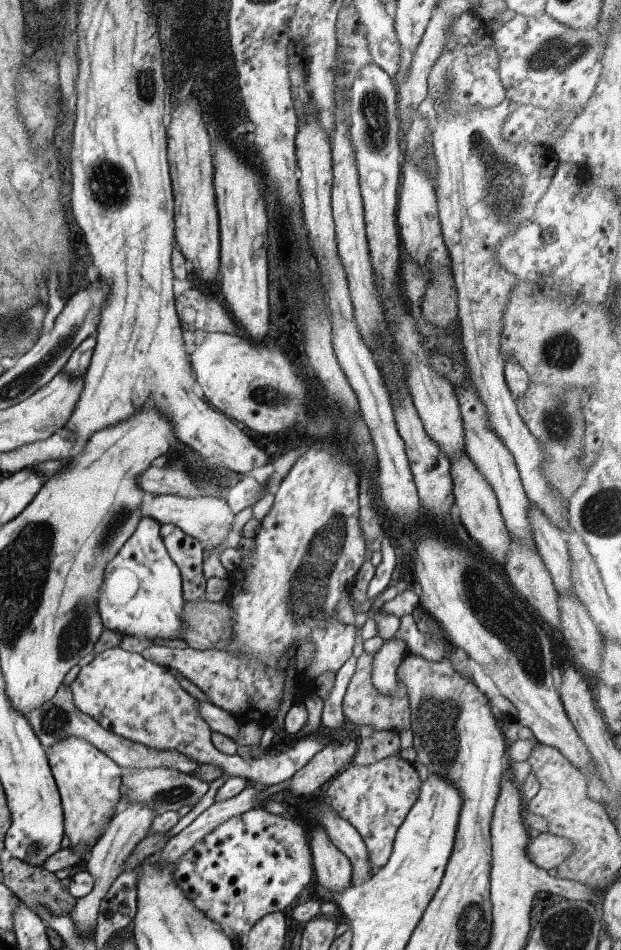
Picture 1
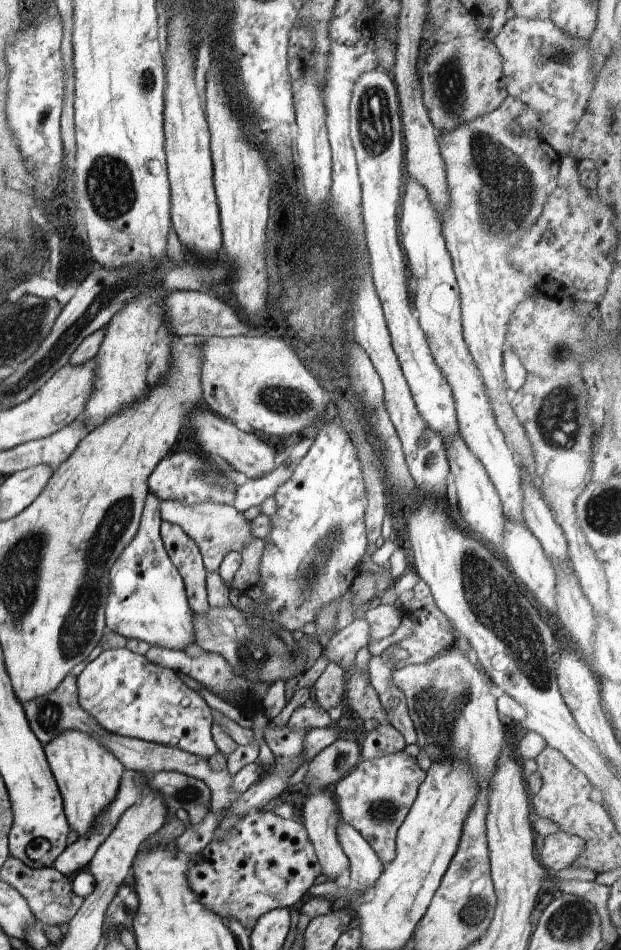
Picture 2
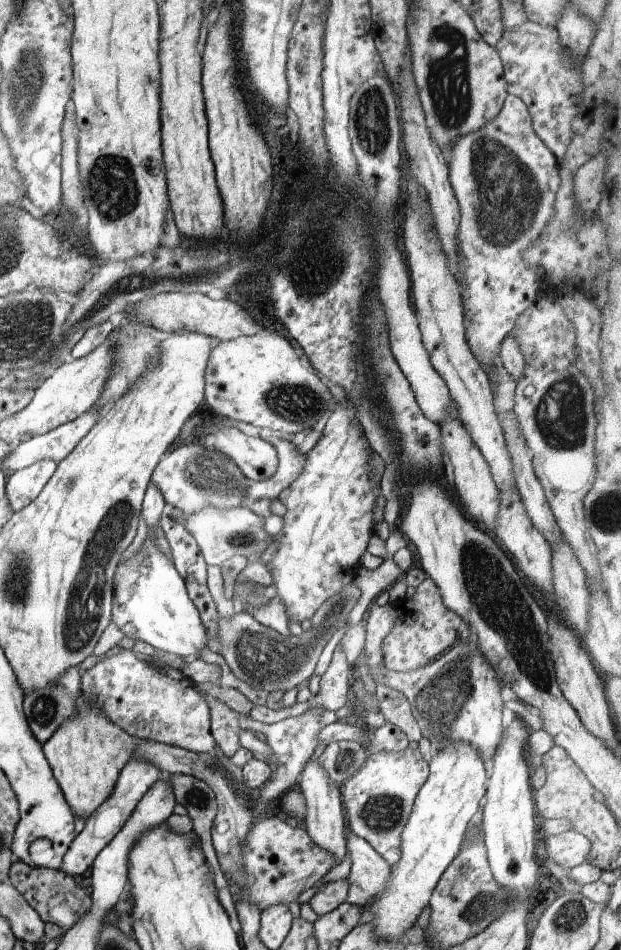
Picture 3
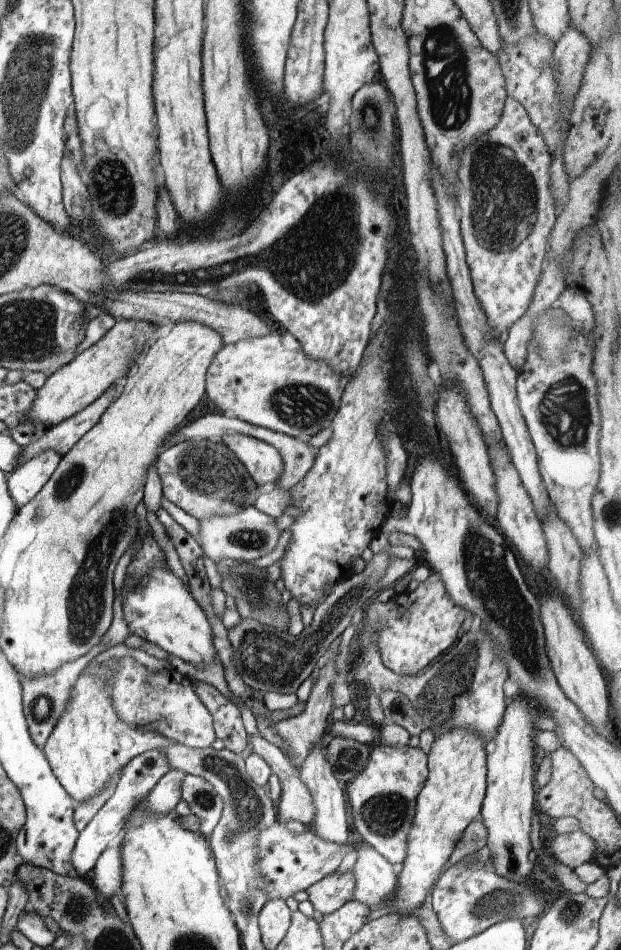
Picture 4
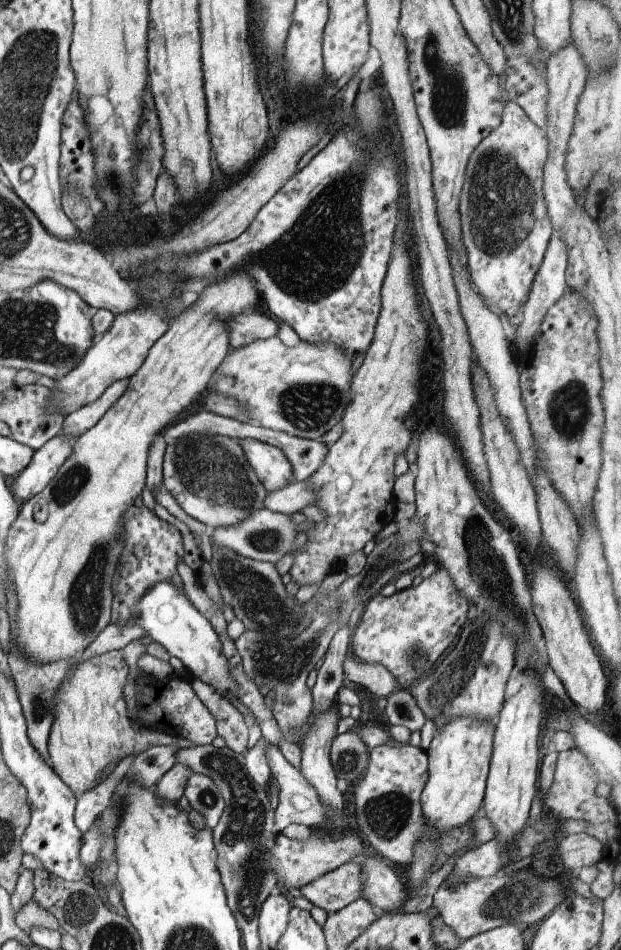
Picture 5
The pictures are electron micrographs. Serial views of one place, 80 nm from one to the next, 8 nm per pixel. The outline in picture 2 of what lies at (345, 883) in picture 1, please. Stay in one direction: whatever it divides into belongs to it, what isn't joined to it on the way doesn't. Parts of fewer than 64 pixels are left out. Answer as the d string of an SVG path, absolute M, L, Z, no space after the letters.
M310 788L309 791L304 791L304 793L308 800L304 804L304 814L302 814L301 822L305 827L308 840L310 840L322 868L321 874L324 874L332 882L336 882L344 870L349 868L349 859L342 851L342 848L340 848L340 842L336 838L336 826L338 826L340 821L338 804L334 804L332 789L329 788Z

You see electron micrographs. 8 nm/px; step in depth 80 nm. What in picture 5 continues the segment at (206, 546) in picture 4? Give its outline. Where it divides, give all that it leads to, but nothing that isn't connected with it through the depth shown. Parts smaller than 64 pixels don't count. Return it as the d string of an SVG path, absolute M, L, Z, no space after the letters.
M264 508L253 512L246 520L239 522L236 526L213 528L211 540L212 544L216 543L232 549L242 556L257 561L276 563L293 549L294 540L298 536L296 525L289 514Z

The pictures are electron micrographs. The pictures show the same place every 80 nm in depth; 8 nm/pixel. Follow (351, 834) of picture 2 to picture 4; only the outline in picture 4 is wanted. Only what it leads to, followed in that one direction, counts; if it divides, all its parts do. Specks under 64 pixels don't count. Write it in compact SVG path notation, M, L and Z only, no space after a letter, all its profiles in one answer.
M364 841L354 847L358 860L354 866L353 900L377 908L395 896L398 868Z

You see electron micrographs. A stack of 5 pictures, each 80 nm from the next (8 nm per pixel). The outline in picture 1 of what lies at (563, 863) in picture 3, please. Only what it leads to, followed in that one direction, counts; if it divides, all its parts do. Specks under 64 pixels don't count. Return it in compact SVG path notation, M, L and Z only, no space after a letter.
M542 832L537 838L530 840L526 854L538 868L549 871L558 868L558 864L562 864L574 850L574 844L570 840Z

